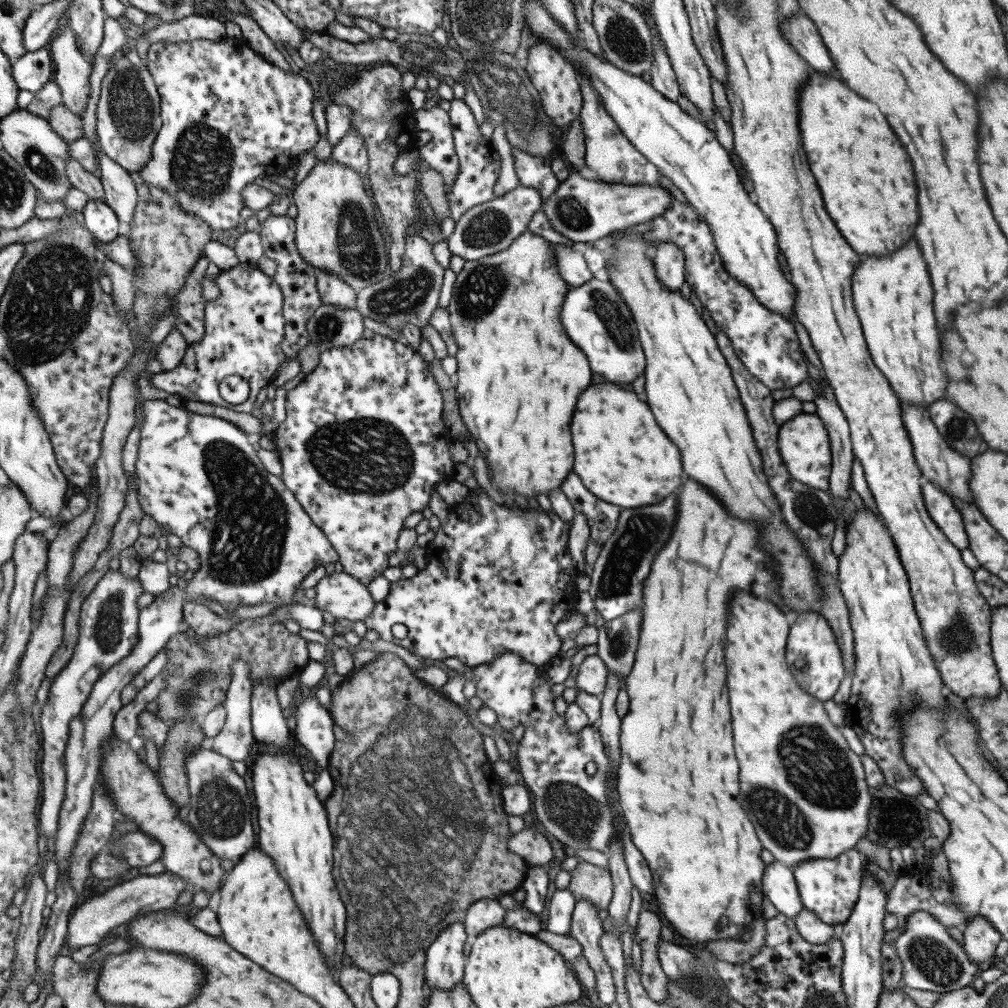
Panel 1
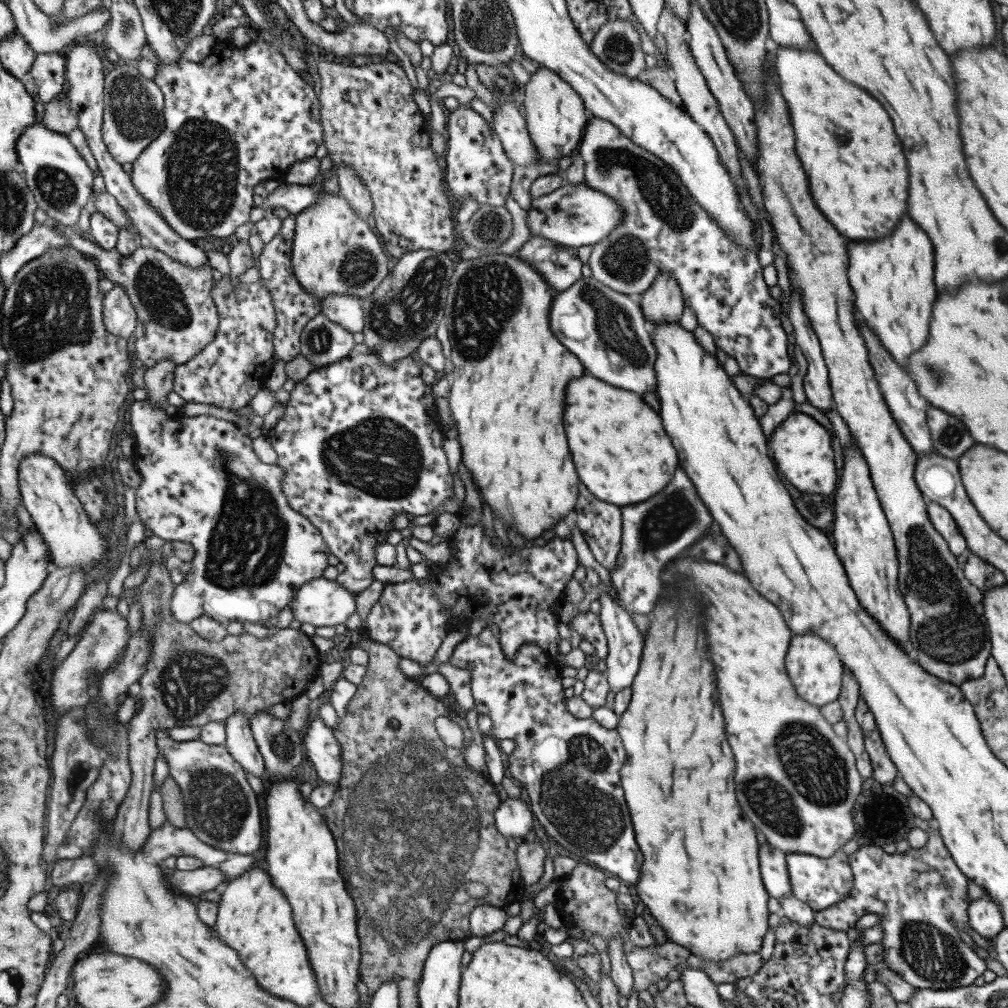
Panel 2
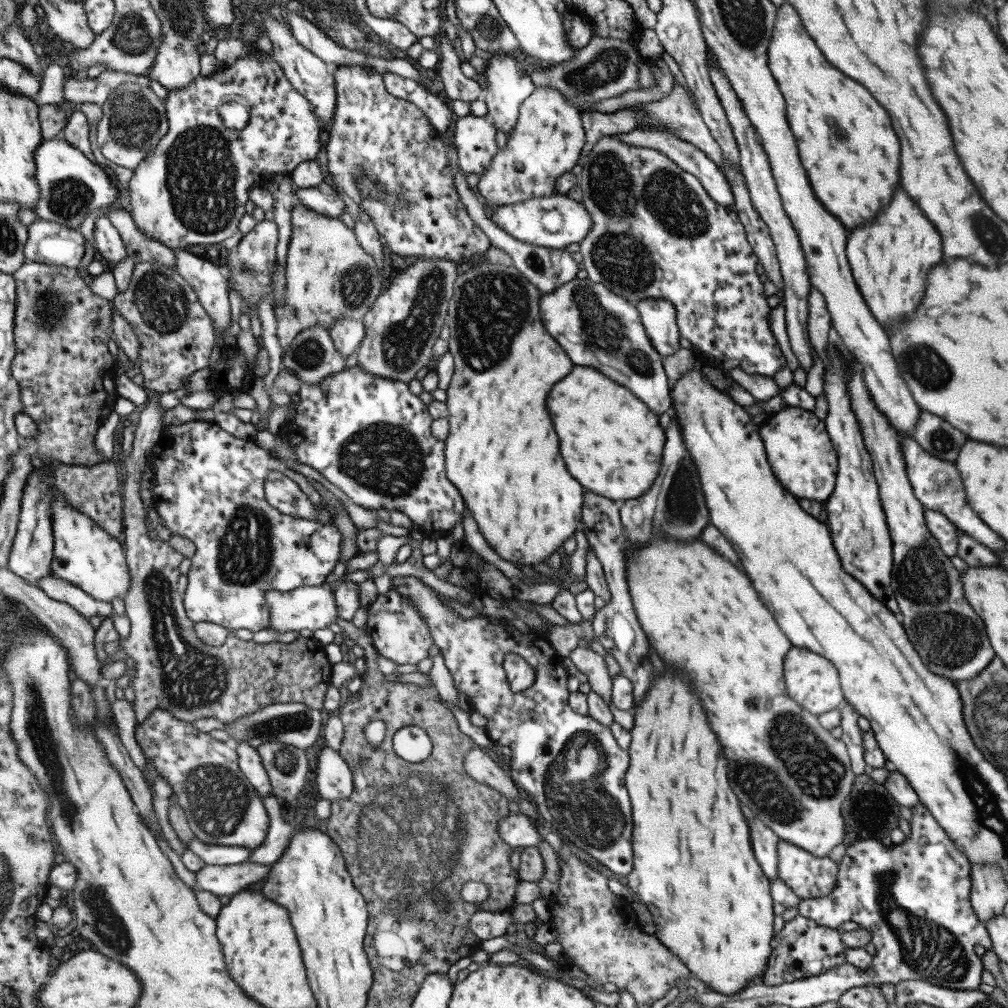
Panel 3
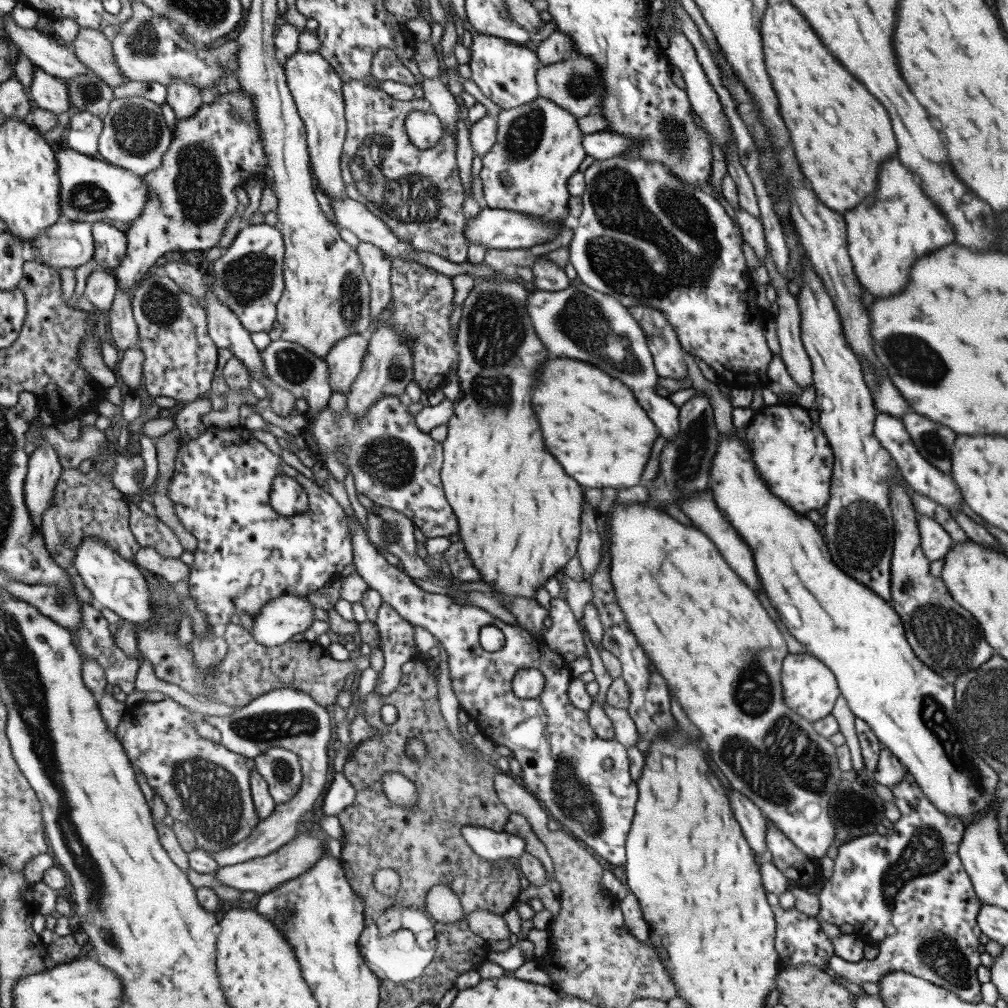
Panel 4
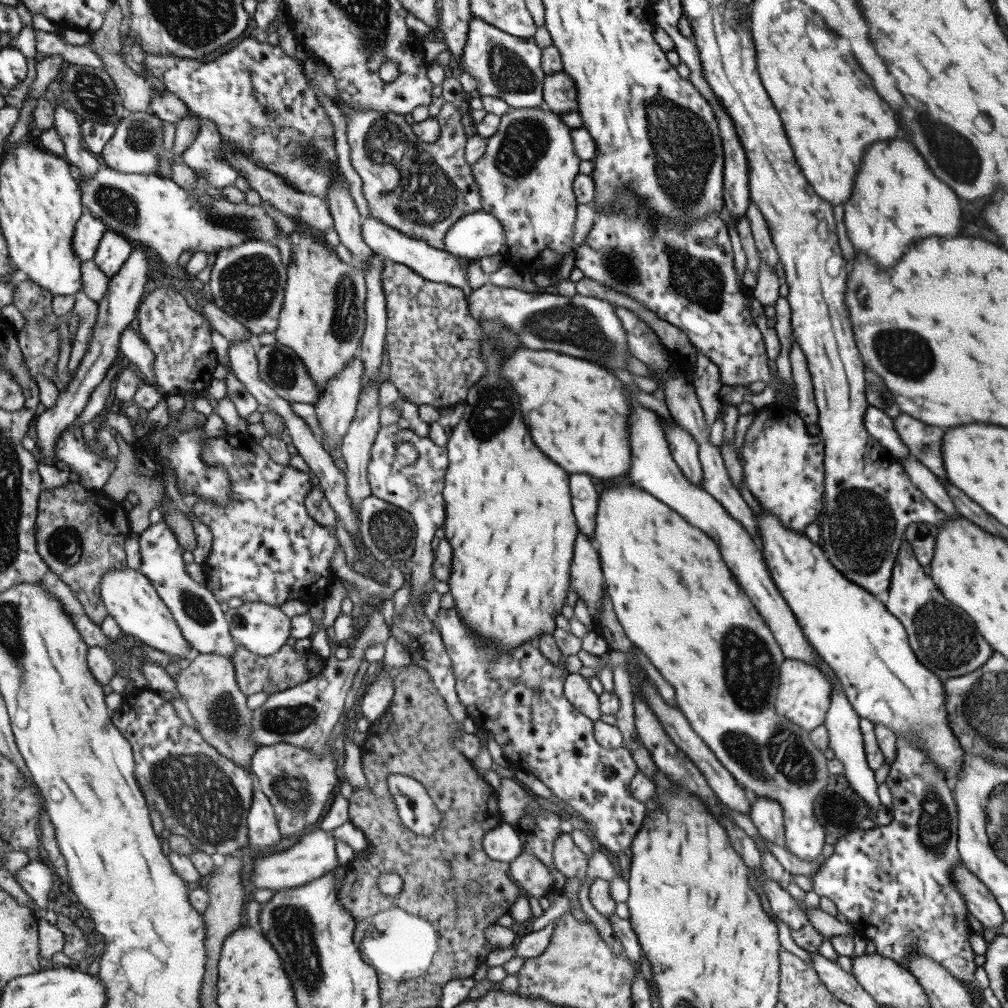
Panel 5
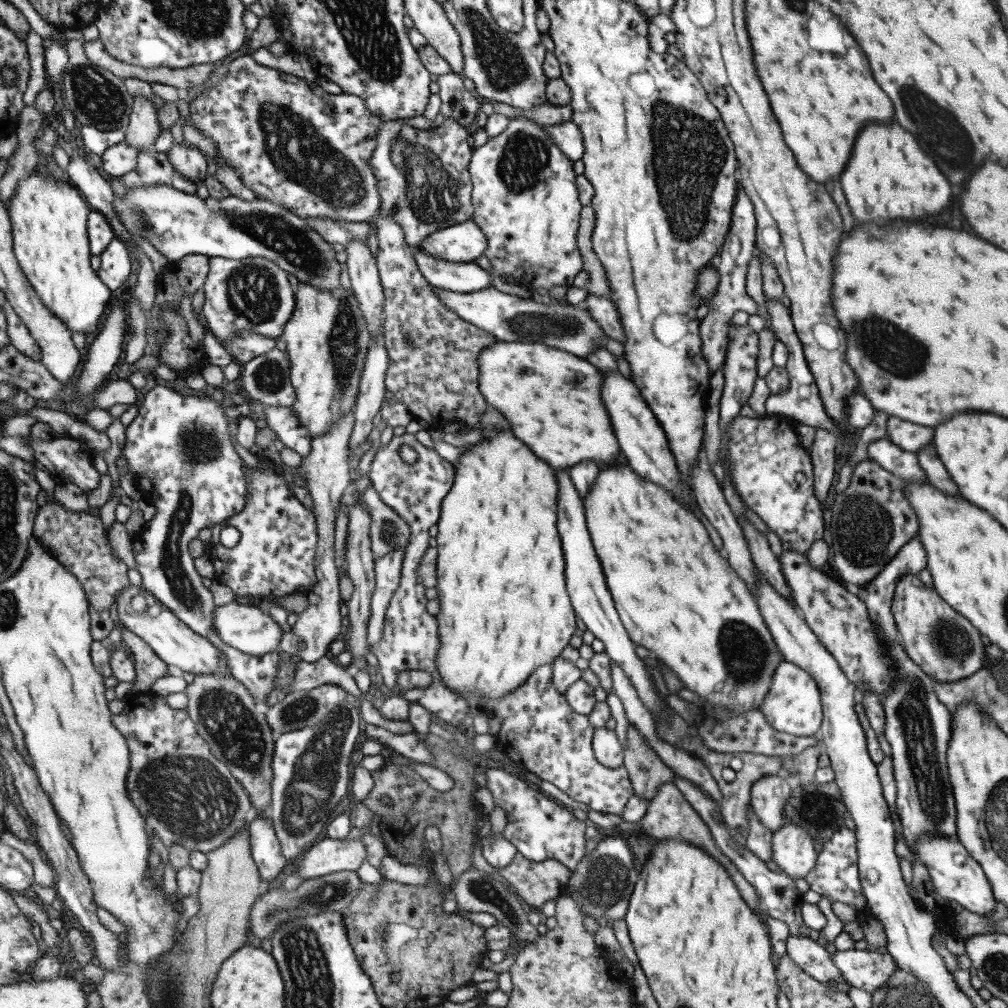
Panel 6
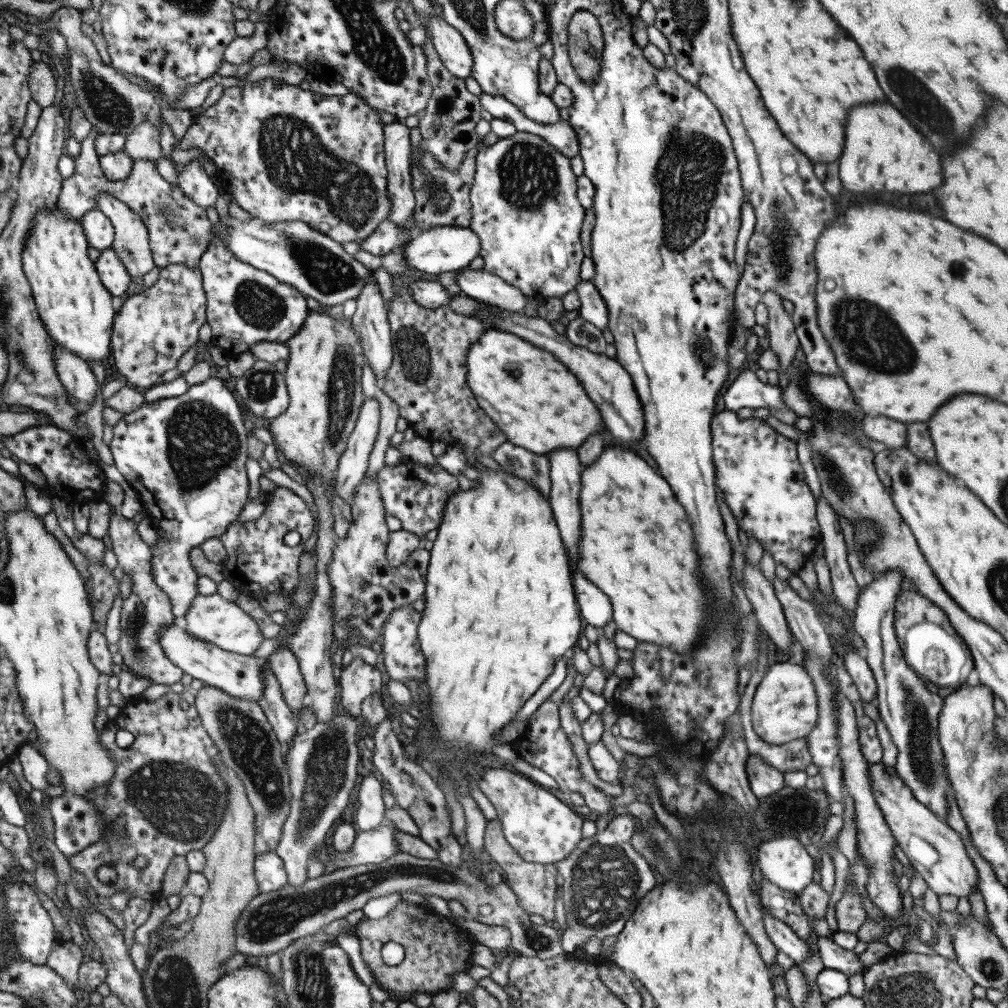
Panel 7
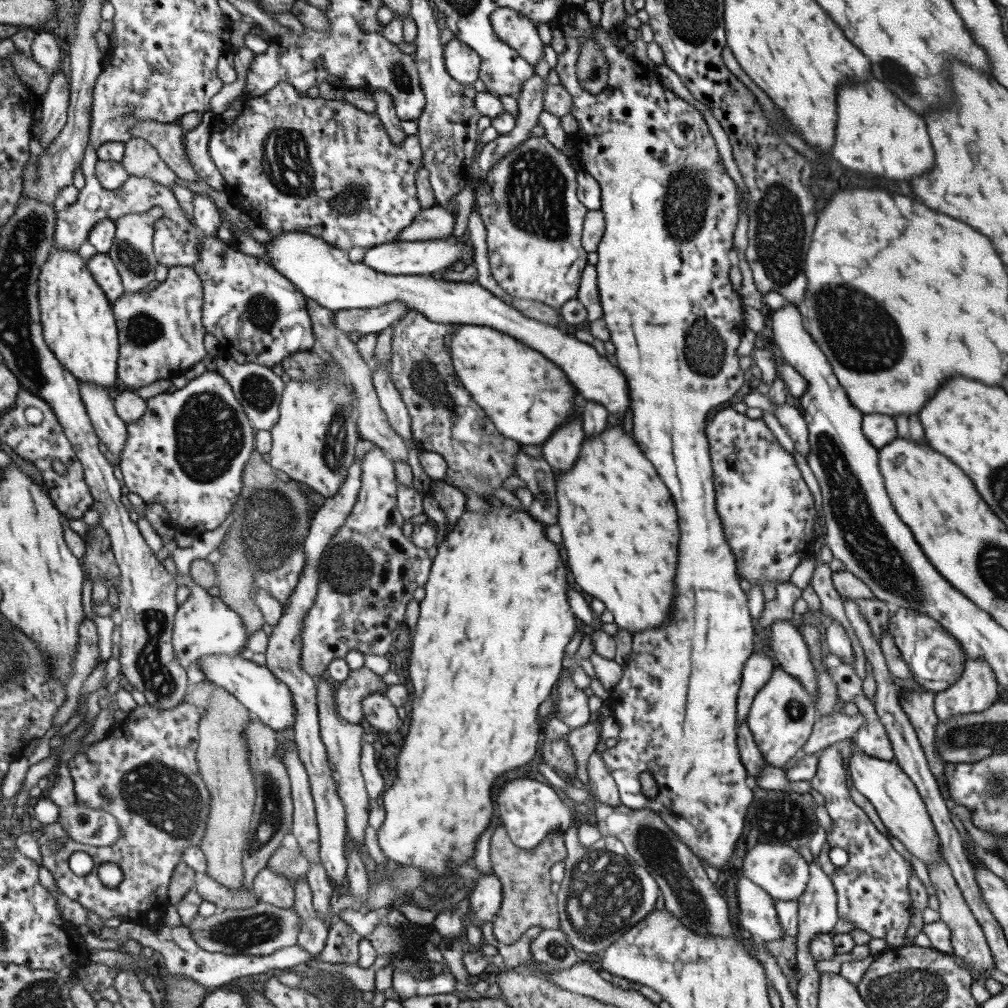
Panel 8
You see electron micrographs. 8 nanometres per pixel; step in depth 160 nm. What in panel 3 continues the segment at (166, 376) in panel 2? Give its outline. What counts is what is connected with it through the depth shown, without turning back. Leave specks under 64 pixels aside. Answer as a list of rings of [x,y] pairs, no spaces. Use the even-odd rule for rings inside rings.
[[[161,393],[153,394],[138,416],[132,451],[125,460],[127,476],[121,491],[125,521],[123,541],[132,578],[125,609],[132,627],[130,637],[120,648],[135,660],[134,707],[138,722],[145,722],[156,708],[173,711],[176,717],[192,723],[199,718],[216,718],[229,723],[277,703],[302,702],[312,709],[323,708],[333,664],[327,658],[325,645],[313,637],[299,635],[290,643],[259,644],[252,639],[241,640],[231,631],[223,646],[211,646],[197,636],[196,622],[188,615],[184,594],[177,588],[184,554],[170,541],[149,534],[145,520],[147,510],[141,498],[144,468],[148,467],[149,456],[161,437],[167,414],[159,405],[160,396]]]

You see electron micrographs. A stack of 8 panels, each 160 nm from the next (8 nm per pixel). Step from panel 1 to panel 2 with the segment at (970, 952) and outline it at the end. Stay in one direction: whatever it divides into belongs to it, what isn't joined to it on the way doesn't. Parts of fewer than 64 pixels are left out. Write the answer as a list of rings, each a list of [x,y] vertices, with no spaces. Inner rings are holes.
[[[985,898],[971,901],[967,906],[967,924],[981,938],[995,938],[1004,928],[999,908]]]

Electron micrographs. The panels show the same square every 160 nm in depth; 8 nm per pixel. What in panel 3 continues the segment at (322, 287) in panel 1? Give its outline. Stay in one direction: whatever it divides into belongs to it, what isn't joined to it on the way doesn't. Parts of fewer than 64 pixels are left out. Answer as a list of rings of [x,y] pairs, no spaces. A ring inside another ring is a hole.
[[[342,316],[329,331],[337,350],[343,356],[357,353],[366,340],[365,322],[354,317]]]

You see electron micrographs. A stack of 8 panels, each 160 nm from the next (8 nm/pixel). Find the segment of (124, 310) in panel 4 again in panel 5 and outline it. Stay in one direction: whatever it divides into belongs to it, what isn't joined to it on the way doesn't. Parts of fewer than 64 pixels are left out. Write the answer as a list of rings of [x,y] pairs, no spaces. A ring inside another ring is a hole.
[[[130,326],[126,328],[126,332],[122,336],[122,344],[120,344],[122,358],[133,362],[139,372],[141,372],[149,381],[151,387],[157,387],[155,363],[156,356],[153,349],[146,343],[145,338],[137,334]]]

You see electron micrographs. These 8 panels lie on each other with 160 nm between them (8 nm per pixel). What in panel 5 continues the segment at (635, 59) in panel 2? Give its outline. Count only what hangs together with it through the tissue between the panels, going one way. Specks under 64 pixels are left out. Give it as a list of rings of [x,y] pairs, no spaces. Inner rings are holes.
[[[562,70],[544,75],[542,100],[552,112],[576,112],[576,90],[574,81]]]

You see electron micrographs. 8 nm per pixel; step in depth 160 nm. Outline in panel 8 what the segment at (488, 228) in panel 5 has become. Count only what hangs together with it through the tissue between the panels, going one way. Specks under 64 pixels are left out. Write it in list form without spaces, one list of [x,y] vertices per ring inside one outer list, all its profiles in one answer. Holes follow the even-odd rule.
[[[467,230],[461,237],[450,236],[423,242],[399,242],[371,247],[365,252],[362,262],[374,268],[377,272],[399,275],[435,275],[438,270],[452,266],[457,260],[463,260],[468,265],[472,259],[473,248],[469,241]]]

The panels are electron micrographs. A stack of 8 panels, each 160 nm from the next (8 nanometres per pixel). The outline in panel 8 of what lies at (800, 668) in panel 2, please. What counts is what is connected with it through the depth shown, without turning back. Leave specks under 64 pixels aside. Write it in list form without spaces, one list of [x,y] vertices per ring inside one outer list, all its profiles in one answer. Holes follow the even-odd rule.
[[[776,666],[770,679],[753,697],[745,718],[755,746],[766,764],[783,769],[784,764],[798,753],[817,719],[814,709],[813,701],[802,684]]]

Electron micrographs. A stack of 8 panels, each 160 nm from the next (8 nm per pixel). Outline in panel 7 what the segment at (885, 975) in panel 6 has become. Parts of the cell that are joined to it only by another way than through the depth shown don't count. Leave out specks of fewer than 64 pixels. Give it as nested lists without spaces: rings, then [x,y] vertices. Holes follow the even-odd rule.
[[[827,937],[817,938],[816,948],[825,969],[837,970],[846,976],[856,972],[863,974],[866,971],[867,967],[857,960],[857,954],[836,946]]]

